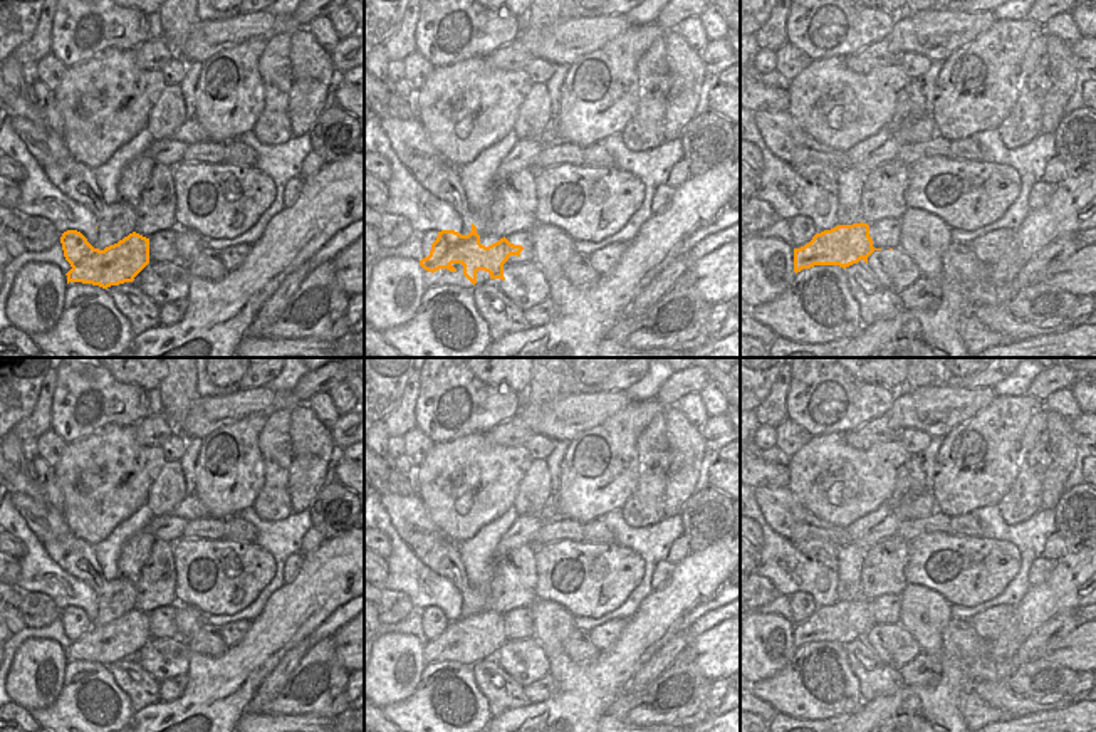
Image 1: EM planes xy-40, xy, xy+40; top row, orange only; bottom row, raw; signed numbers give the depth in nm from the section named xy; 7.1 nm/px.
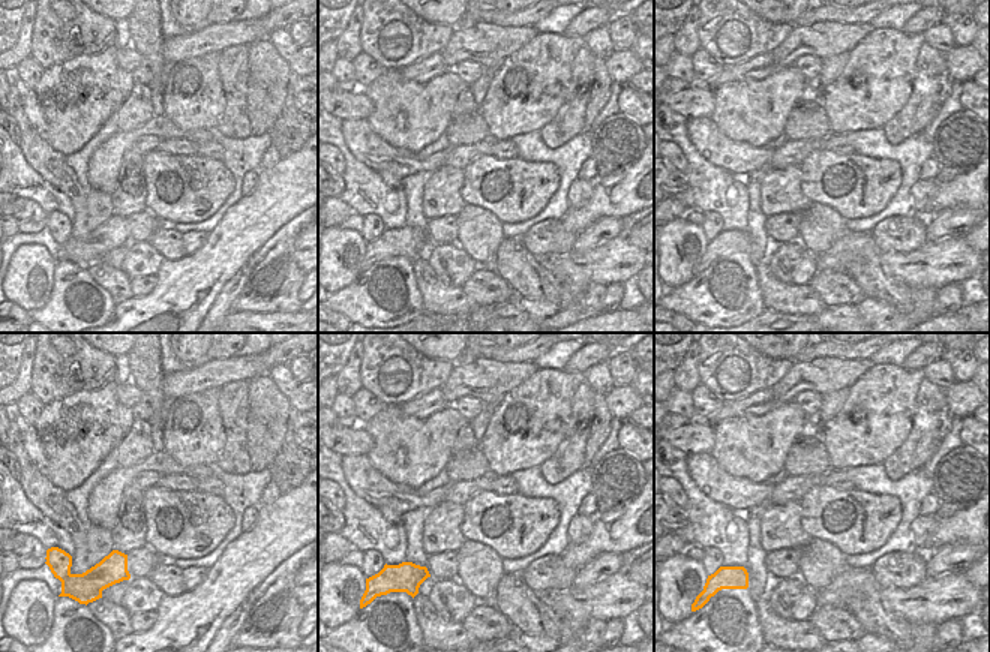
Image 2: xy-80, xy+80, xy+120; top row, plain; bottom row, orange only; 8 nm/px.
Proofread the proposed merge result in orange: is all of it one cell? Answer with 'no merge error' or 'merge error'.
merge error

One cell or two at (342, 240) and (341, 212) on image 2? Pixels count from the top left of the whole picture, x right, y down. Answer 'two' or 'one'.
two

